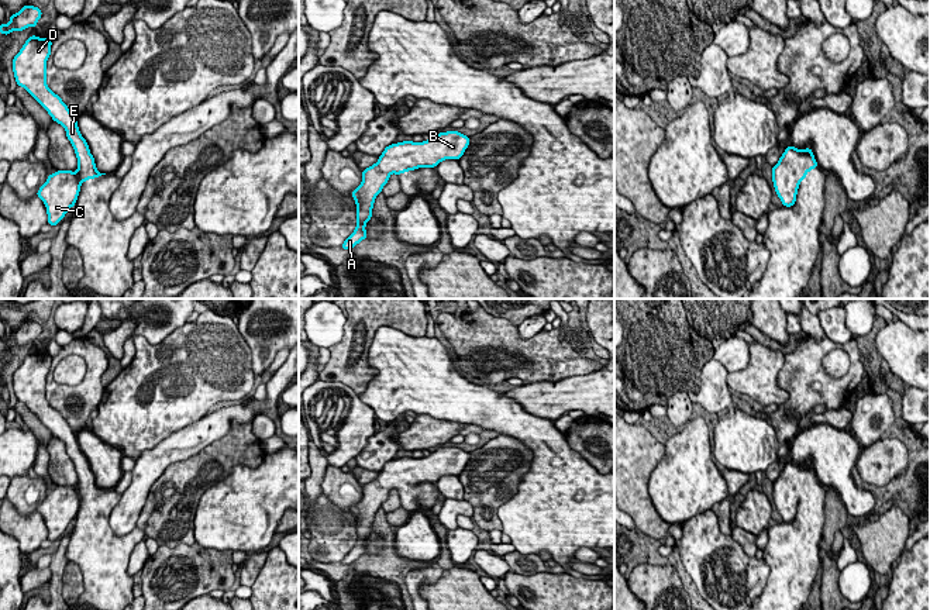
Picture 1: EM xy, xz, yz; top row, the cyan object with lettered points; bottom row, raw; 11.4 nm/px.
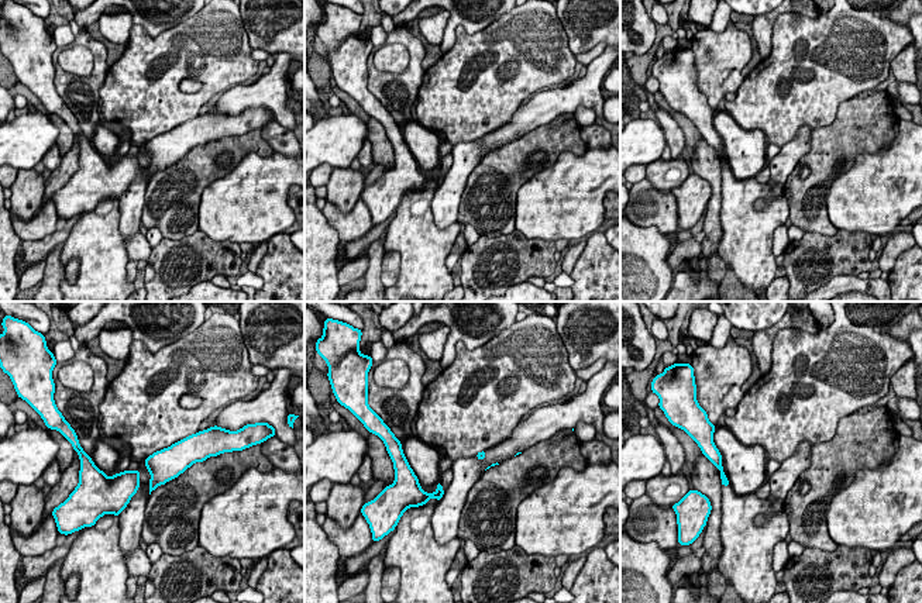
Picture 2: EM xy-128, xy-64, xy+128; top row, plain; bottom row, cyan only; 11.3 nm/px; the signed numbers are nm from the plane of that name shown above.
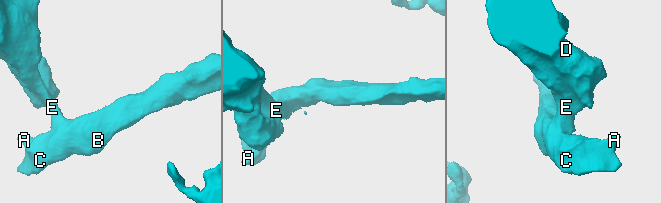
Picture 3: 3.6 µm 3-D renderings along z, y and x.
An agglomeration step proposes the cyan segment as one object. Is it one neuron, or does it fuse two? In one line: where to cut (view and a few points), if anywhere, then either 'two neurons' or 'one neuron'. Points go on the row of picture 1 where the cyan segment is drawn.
no cut | one neuron

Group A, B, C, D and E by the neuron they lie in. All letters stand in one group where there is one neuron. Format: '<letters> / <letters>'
A B C D E

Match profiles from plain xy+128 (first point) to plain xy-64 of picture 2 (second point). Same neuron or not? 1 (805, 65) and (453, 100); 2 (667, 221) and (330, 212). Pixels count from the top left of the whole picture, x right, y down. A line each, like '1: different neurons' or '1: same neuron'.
1: same neuron
2: same neuron

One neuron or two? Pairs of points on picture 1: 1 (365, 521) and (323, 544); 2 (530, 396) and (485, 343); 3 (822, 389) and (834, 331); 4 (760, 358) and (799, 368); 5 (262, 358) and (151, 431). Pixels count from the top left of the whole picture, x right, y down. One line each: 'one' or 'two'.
1: two
2: two
3: two
4: two
5: two

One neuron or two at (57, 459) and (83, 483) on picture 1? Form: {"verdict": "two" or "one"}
{"verdict": "two"}

